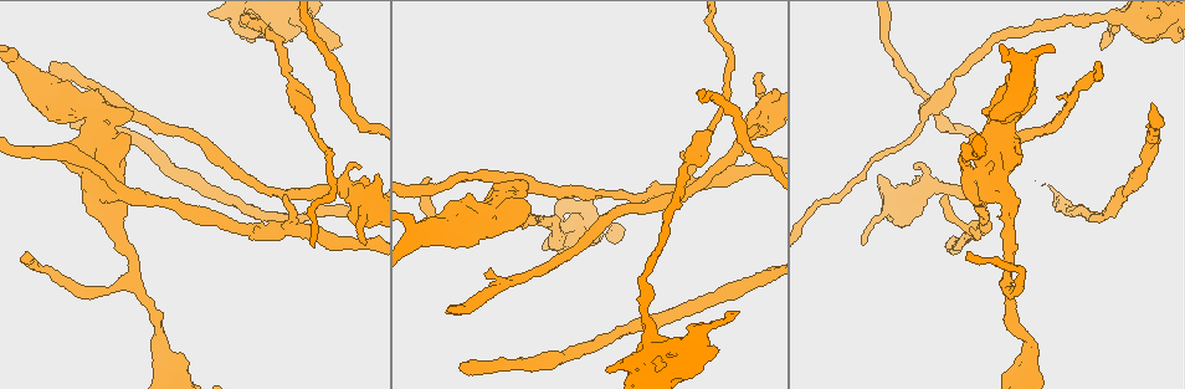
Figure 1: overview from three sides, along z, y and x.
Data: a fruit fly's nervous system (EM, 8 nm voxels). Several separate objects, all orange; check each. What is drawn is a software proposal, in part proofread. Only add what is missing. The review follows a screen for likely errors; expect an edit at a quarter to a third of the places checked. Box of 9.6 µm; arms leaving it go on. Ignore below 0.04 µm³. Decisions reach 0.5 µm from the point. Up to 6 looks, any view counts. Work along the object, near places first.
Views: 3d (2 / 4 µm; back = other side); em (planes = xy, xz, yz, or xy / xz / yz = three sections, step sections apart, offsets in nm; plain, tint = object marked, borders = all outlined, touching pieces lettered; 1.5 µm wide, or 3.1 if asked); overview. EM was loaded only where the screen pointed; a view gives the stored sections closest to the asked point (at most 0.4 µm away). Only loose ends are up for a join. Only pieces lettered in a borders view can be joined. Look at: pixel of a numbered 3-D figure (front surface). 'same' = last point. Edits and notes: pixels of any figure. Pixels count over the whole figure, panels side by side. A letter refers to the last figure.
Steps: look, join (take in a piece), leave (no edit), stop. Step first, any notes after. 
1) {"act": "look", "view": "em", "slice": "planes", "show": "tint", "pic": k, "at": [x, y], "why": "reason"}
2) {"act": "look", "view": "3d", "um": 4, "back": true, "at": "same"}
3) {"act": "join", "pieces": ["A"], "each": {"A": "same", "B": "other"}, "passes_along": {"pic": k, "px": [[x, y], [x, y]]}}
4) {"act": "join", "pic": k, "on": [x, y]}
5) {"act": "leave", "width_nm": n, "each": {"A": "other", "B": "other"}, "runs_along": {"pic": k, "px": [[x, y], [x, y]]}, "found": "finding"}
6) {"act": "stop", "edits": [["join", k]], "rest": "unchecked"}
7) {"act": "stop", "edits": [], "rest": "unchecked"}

{"act": "look", "view": "em", "slice": "planes", "show": "borders", "pic": 1, "at": [340, 42], "why": "branch stops here"}

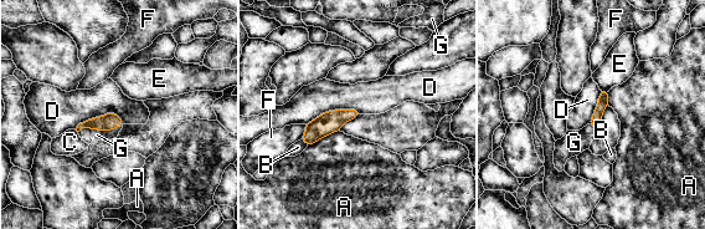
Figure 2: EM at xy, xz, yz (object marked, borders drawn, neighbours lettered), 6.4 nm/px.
{"act": "join", "pieces": ["G"], "each": {"A": "other", "B": "other", "C": "other", "D": "other", "E": "other", "F": "other", "G": "same"}, "passes_along": {"pic": 2, "px": [[109, 121], [99, 128], [89, 136]]}, "found": "the neuron continues"}

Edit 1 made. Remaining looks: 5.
{"act": "look", "view": "em", "slice": "yz", "step": 4, "show": "tint", "pic": 1, "at": [429, 180], "why": "end of a long branch"}

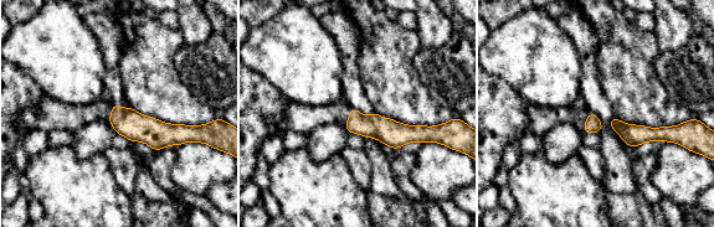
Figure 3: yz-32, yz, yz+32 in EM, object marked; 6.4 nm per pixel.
{"act": "look", "view": "em", "slice": "planes", "show": "borders", "at": "same"}

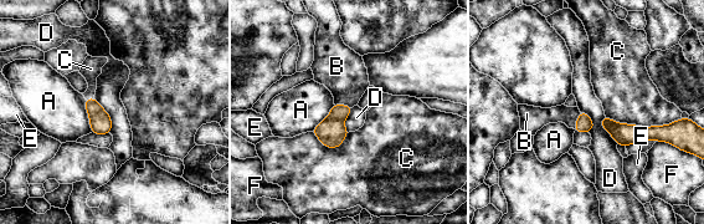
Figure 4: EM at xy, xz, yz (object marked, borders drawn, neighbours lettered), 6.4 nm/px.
{"act": "join", "pieces": ["B"], "width_nm": 100, "each": {"A": "other", "B": "same", "C": "other", "D": "other", "E": "other", "F": "other"}, "passes_along": {"pic": 4, "px": [[332, 132], [343, 106], [342, 70]]}, "found": "the neuron continues"}

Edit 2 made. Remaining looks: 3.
{"act": "look", "view": "overview"}

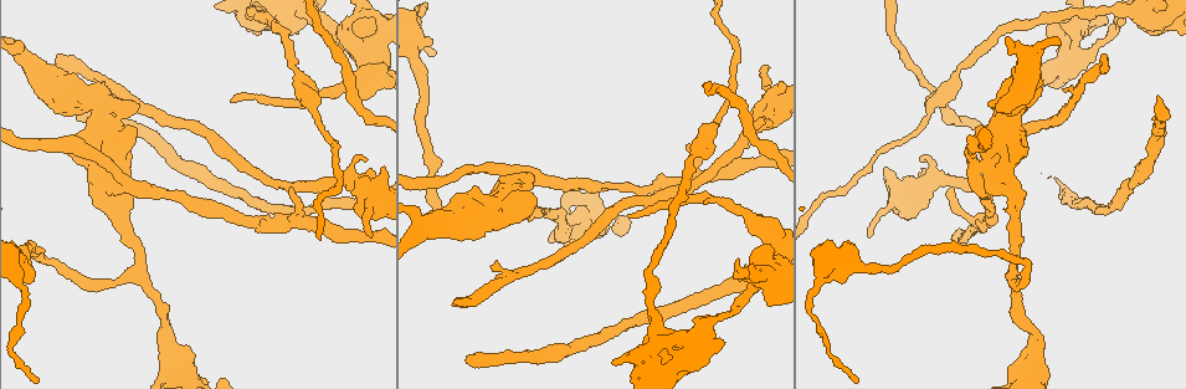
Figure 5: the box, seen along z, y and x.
{"act": "look", "view": "3d", "um": 4, "pic": 5, "at": [1105, 53], "why": "free end"}

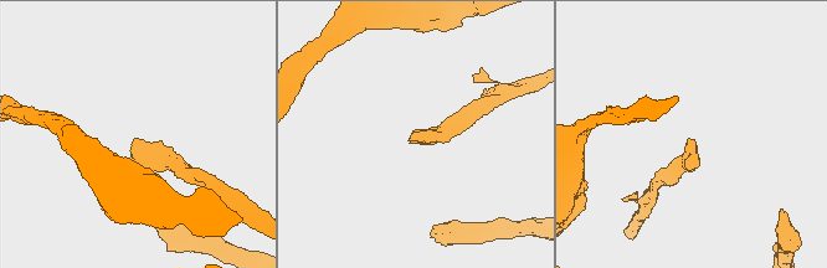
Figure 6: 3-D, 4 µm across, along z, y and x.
{"act": "look", "view": "em", "slice": "planes", "show": "borders", "pic": 6, "at": [689, 140]}

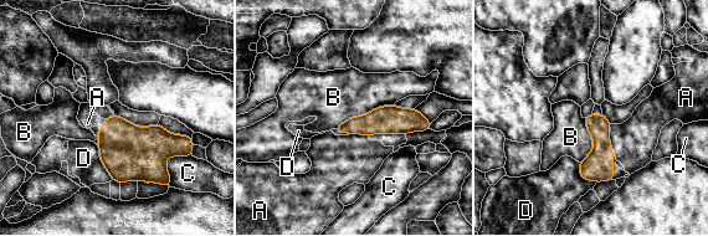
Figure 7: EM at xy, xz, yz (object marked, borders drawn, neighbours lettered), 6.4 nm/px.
{"act": "join", "pieces": ["A"], "each": {"A": "same", "B": "other", "C": "other", "D": "other"}, "passes_along": {"pic": 7, "px": [[386, 119], [360, 133], [338, 162]]}, "found": "it goes on there"}

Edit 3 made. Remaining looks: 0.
{"act": "stop", "edits": [["join", 2], ["join", 4], ["join", 7]], "rest": "unchecked"}

